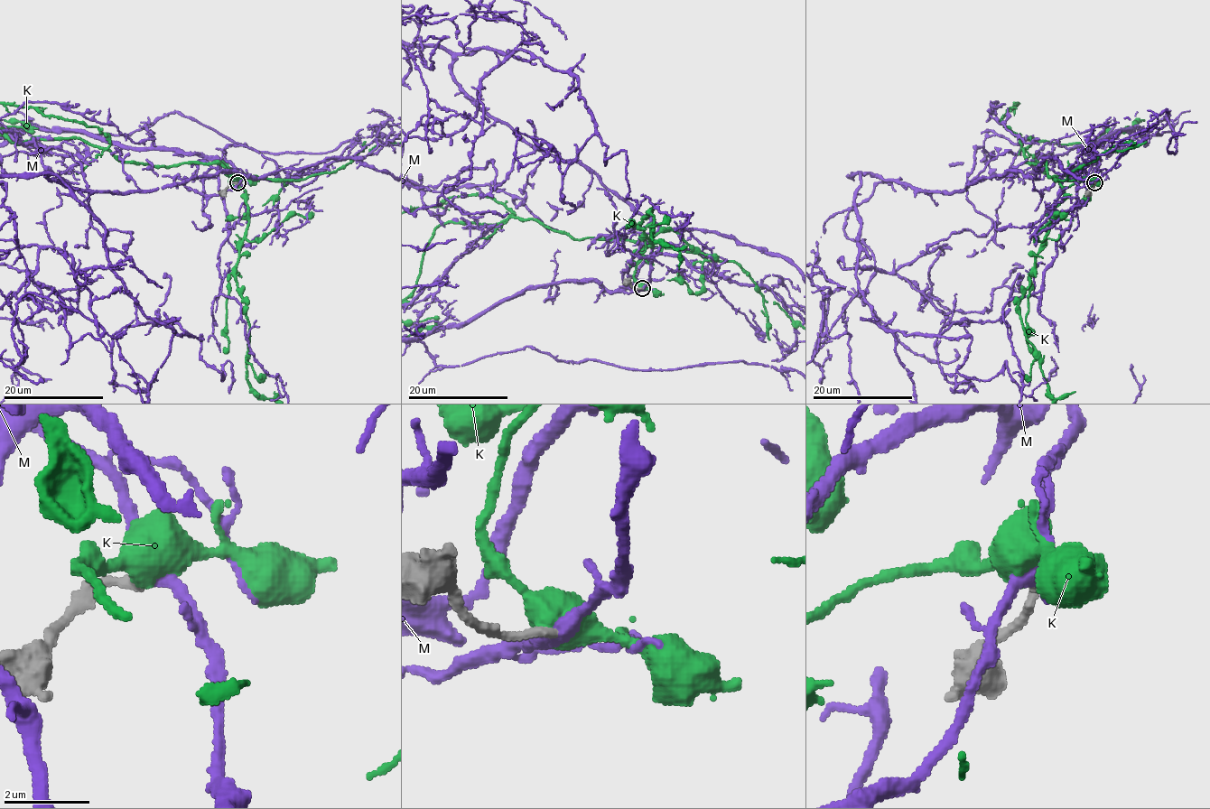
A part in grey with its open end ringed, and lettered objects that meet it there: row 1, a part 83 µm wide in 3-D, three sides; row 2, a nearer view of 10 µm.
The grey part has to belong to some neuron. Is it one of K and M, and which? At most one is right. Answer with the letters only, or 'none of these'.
none of these

